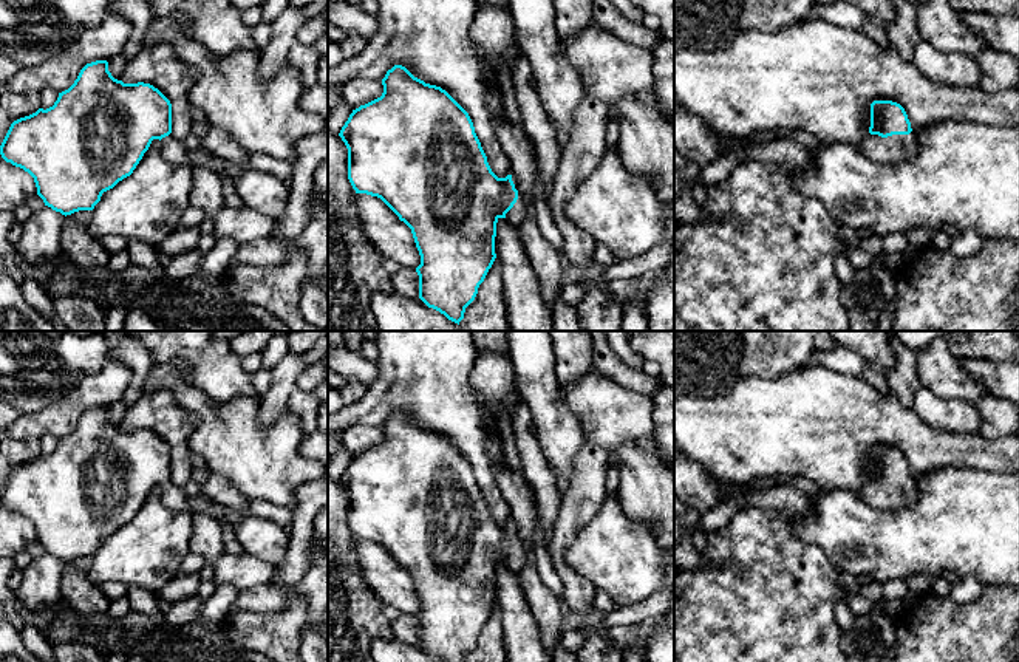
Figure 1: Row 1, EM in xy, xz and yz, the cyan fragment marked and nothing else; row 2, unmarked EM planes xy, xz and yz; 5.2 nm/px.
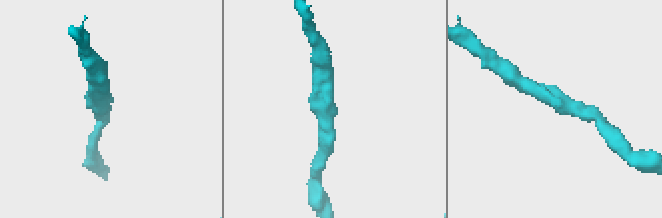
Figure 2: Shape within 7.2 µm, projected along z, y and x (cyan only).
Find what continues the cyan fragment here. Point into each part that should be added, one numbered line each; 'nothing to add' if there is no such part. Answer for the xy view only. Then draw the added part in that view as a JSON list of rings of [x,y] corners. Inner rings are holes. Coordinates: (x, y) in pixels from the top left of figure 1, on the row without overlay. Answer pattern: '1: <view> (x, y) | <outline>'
1: xy (175, 498) | [[[172,479],[161,486],[162,501],[172,510],[187,510],[192,515],[204,514],[216,521],[227,521],[235,526],[241,518],[247,517],[250,512],[240,512],[233,509],[226,509],[213,503],[204,495],[190,496],[182,487],[178,487]]]

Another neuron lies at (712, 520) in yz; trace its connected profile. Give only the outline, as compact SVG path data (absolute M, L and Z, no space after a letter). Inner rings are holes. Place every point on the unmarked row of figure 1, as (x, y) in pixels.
M739 498L719 503L714 509L700 512L696 529L702 529L710 535L724 527L741 509L742 503Z

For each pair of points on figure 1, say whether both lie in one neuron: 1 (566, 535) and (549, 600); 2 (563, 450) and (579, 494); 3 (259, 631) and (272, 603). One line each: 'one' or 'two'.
1: two
2: two
3: two

